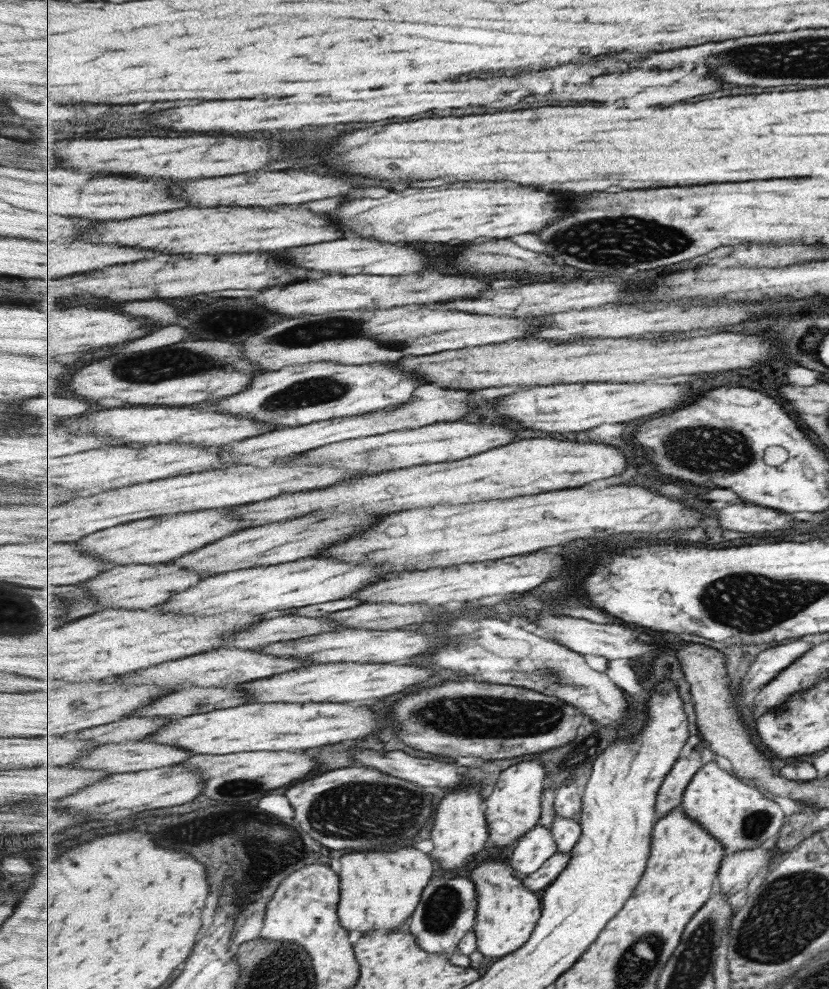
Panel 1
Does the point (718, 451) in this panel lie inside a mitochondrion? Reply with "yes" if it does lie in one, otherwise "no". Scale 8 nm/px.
yes

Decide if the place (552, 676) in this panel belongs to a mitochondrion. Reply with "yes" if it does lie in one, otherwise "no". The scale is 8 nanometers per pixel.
yes

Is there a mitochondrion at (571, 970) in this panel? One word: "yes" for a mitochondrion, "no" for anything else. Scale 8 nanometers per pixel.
no

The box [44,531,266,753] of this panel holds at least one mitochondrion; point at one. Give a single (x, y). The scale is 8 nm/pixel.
(76, 603)

